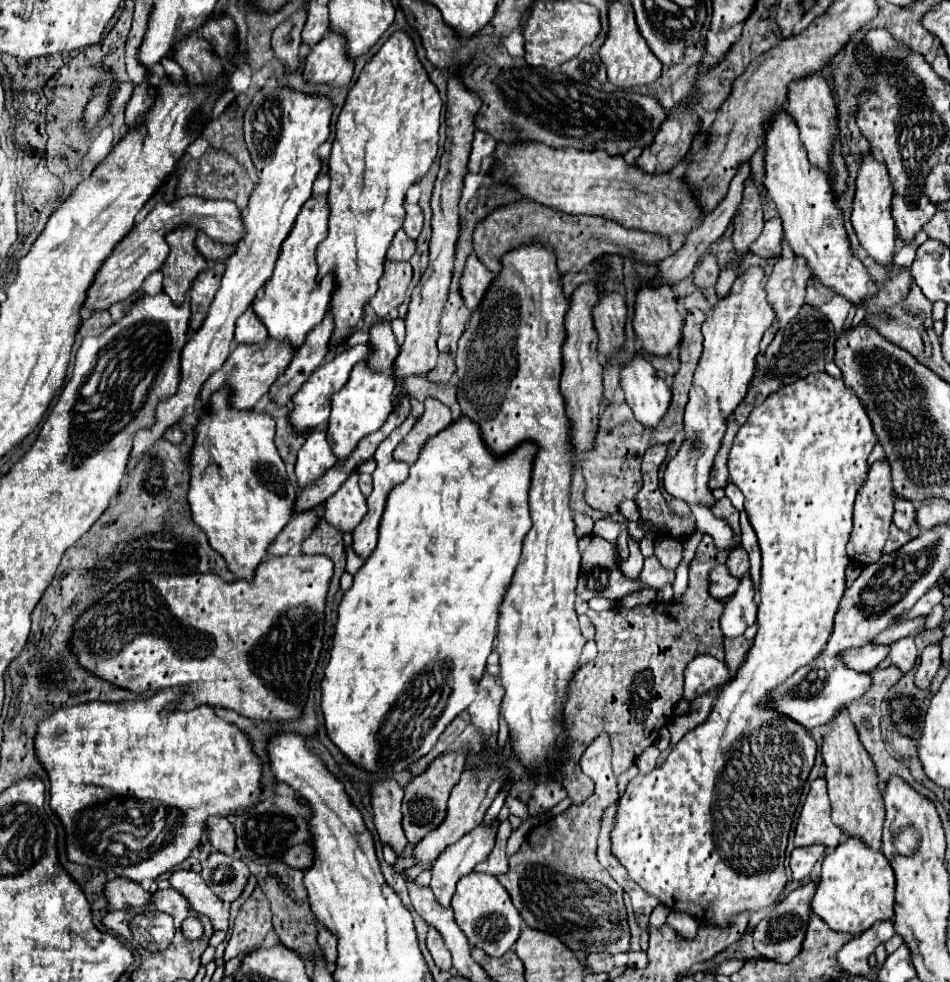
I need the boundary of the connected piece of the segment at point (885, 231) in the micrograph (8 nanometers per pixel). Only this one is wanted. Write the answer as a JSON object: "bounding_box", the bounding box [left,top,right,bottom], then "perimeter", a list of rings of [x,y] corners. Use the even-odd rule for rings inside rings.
{"bounding_box":[850,154,896,270],"perimeter":[[[872,154],[862,156],[862,164],[860,164],[858,176],[856,176],[856,190],[854,190],[850,220],[858,234],[860,244],[878,264],[882,264],[884,270],[892,270],[890,260],[894,256],[894,242],[896,242],[896,224],[892,220],[890,200],[892,200],[892,184],[890,184],[886,166],[880,160],[876,160]]]}

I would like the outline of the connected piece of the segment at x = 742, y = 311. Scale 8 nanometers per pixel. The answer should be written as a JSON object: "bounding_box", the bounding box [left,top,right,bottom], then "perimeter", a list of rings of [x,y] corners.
{"bounding_box":[664,266,774,504],"perimeter":[[[750,266],[736,278],[728,296],[712,306],[702,324],[704,352],[694,372],[690,400],[686,404],[686,440],[664,470],[664,490],[688,504],[714,504],[708,478],[714,456],[720,450],[722,436],[726,432],[726,418],[736,410],[748,390],[760,340],[774,320],[772,306],[768,304],[764,292],[764,280],[766,276],[762,266]]]}

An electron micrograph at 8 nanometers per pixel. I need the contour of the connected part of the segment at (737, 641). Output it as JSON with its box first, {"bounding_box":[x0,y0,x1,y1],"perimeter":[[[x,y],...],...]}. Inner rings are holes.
{"bounding_box":[724,636,750,680],"perimeter":[[[738,636],[738,638],[726,638],[724,640],[724,650],[726,650],[726,664],[730,668],[730,678],[732,680],[738,672],[738,666],[740,662],[746,658],[748,650],[750,650],[750,642],[744,638],[744,636]]]}

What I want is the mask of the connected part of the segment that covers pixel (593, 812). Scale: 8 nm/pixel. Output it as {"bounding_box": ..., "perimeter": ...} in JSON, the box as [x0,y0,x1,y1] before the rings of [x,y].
{"bounding_box":[498,734,630,956],"perimeter":[[[608,734],[598,736],[584,750],[584,754],[580,758],[580,766],[582,766],[582,772],[594,780],[594,784],[596,784],[594,794],[584,804],[570,806],[566,812],[532,828],[528,838],[524,840],[522,848],[514,856],[510,856],[508,872],[498,876],[498,880],[508,890],[514,906],[518,908],[520,916],[526,920],[528,926],[556,934],[570,950],[610,952],[616,956],[620,952],[628,952],[628,940],[630,940],[628,926],[620,926],[620,920],[618,920],[620,914],[624,914],[624,924],[626,924],[622,888],[608,874],[608,870],[600,866],[600,862],[596,858],[596,838],[598,838],[598,830],[600,830],[600,816],[608,804],[616,804],[616,800],[618,800],[618,780],[610,766],[610,754],[612,754],[612,748],[610,748]]]}

